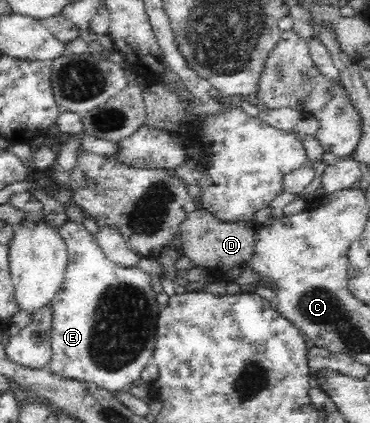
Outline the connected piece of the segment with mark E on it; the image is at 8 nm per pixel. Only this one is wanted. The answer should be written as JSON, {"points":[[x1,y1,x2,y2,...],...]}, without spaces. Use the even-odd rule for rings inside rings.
{"points":[[70,221,58,227,68,248,68,265,63,274,60,290,51,300,52,356,45,369,62,378,92,382,105,390,127,390,137,384,146,364,152,362,156,338,157,318,161,310,156,301,157,291,152,286,151,275,140,269,118,266,106,257,93,234,80,222]]}

